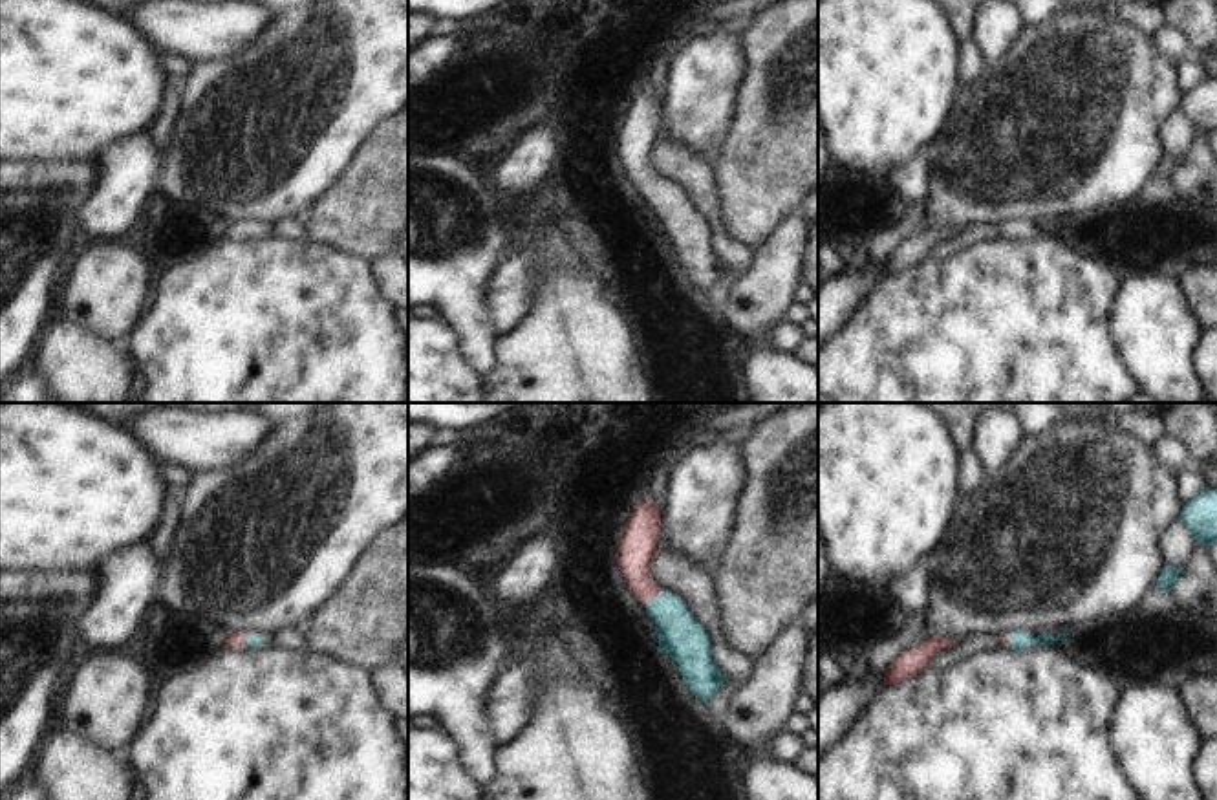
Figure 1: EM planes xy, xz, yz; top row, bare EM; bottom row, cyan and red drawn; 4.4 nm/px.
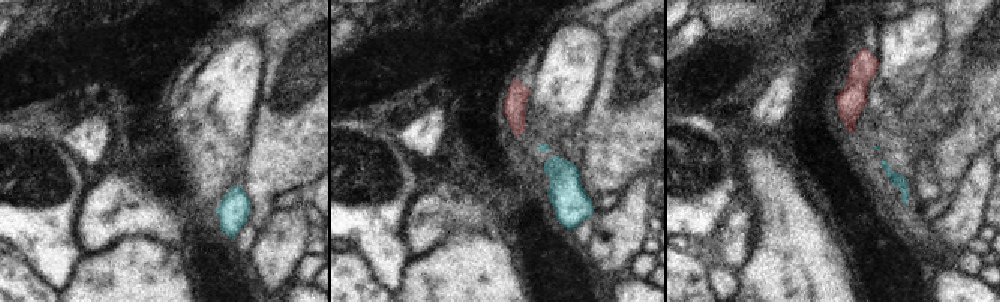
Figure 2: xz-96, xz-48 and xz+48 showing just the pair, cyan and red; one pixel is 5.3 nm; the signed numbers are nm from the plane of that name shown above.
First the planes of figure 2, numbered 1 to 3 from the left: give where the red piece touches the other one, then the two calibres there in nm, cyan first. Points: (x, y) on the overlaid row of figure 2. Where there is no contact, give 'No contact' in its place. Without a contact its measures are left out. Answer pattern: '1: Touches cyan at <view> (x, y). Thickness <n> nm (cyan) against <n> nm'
1: No contact
2: No contact
3: No contact

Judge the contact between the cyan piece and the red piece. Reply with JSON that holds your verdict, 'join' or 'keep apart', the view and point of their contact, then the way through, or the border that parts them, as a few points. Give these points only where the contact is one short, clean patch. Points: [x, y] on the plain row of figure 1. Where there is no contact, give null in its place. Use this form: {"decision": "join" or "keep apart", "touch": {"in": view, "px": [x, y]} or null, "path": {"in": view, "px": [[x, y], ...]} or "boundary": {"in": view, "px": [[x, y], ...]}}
{"decision": "join", "touch": {"in": "xz", "px": [652, 189]}, "path": {"in": "xz", "px": [[681, 227], [672, 209], [652, 189], [637, 165], [637, 136]]}}

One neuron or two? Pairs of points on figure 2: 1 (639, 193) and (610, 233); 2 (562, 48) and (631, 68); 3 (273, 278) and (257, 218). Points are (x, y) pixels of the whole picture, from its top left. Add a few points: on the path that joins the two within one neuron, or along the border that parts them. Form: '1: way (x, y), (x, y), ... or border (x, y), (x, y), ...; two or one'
1: way (634, 203), (621, 223); one
2: border (597, 27), (604, 50), (592, 93); two
3: border (276, 211), (258, 233); two

